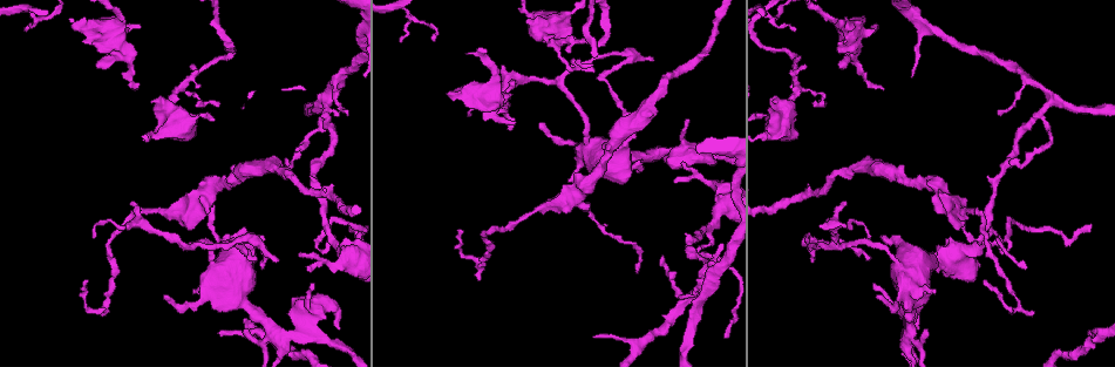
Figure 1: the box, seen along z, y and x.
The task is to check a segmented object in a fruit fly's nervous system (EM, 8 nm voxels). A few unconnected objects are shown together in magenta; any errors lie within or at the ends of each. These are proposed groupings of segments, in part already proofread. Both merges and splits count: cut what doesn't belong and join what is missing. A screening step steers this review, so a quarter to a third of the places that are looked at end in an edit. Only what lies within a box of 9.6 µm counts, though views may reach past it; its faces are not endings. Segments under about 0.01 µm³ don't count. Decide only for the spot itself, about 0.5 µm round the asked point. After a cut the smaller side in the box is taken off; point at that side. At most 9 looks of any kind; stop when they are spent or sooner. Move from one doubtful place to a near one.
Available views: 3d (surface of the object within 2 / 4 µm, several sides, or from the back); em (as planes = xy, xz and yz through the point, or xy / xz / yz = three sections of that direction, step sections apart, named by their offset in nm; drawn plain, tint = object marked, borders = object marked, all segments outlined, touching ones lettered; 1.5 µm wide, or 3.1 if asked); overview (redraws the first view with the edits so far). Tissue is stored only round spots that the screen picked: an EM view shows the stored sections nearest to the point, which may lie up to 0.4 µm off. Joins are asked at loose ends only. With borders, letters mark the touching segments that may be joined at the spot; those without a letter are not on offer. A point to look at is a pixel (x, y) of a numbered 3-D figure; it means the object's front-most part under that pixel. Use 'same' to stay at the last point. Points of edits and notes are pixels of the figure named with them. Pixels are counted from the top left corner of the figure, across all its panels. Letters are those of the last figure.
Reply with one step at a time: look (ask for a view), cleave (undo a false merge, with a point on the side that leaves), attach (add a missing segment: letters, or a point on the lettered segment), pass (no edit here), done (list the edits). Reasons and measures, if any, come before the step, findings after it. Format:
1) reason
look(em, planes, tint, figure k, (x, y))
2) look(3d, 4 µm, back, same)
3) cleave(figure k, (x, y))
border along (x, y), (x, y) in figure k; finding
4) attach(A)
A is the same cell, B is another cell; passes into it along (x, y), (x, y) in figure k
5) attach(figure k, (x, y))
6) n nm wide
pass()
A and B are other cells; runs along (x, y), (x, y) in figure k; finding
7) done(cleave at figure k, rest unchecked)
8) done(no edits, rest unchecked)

sharp bend
look(3d, 2 µm, figure 1, (100, 309))

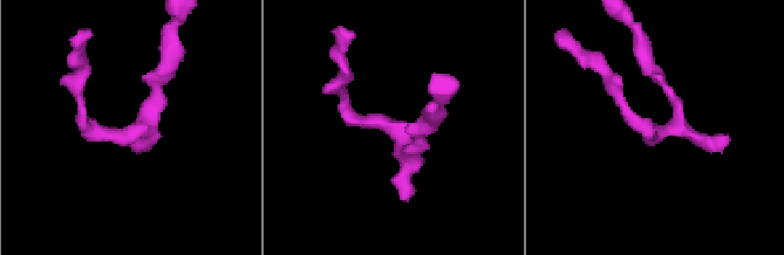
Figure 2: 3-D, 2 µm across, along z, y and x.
look(em, planes, borders, figure 2, (655, 136))

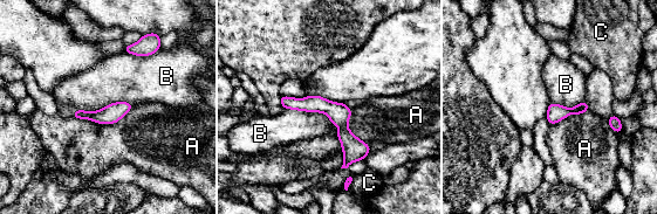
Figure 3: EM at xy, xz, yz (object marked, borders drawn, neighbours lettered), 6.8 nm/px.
pass()
A, B and C are other cells; border along (132, 104), (111, 102), (70, 117) in figure 3; one neuron here

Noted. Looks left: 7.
arms part here
look(3d, 2 µm, figure 1, (669, 148))

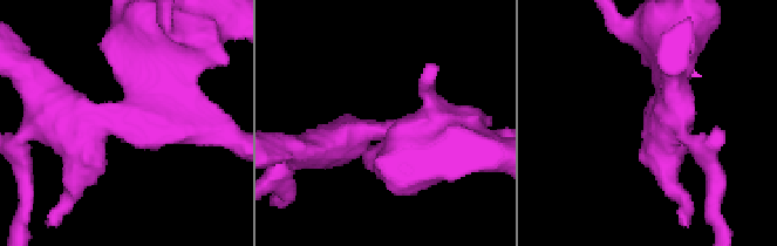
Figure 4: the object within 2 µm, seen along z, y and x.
4 arms
look(em, planes, borders, figure 4, (131, 117))

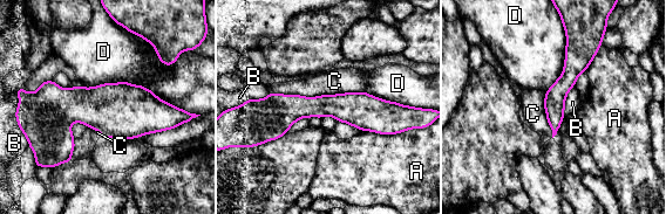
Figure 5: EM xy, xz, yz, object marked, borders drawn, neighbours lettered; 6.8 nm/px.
D touches over 700 nm
pass()
A, B, C and D are other cells; one neuron here

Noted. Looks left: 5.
look(em, planes, borders, figure 1, (828, 241))

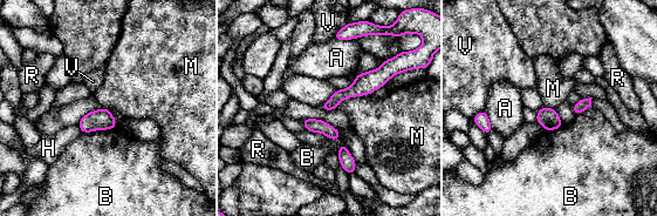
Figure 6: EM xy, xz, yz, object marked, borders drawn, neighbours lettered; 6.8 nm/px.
100 nm wide
pass()
A, B, H, M, R and V are other cells; border along (368, 94), (346, 98), (334, 108) in figure 6; one neuron here

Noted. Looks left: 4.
branch stops here
look(3d, 2 µm, figure 1, (796, 28))

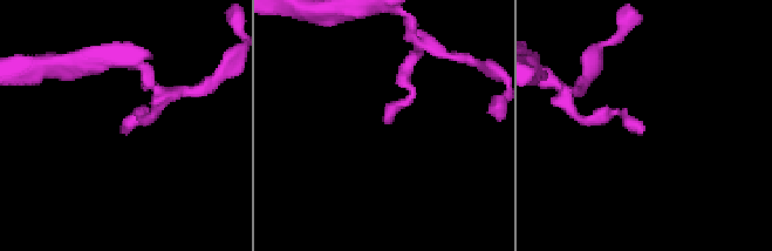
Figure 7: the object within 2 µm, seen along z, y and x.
look(em, yz, step 4, borders, figure 7, (387, 123))

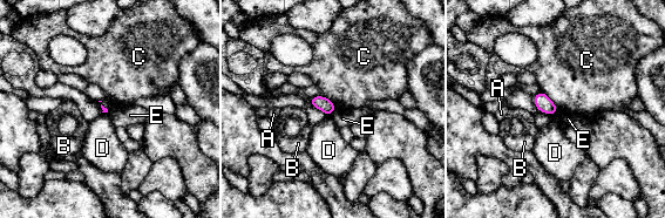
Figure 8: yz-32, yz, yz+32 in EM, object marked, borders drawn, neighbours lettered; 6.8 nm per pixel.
cut it another way
look(em, planes, borders, same)

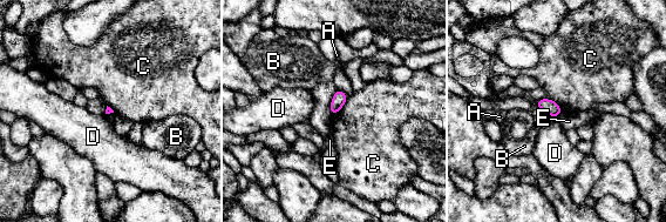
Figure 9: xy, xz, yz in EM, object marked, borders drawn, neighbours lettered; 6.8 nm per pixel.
pass()
A, B, C, D and E are other cells; none of them fits

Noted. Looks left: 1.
done(no edits, rest unchecked)

